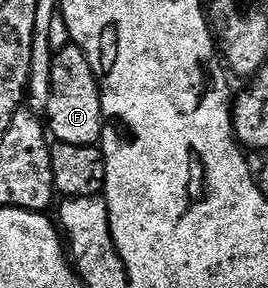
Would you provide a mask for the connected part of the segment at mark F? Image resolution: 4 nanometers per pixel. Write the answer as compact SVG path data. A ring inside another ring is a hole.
M66 43L51 59L51 99L44 117L55 142L98 145L102 140L104 122L98 80L90 69L84 51L73 43Z

